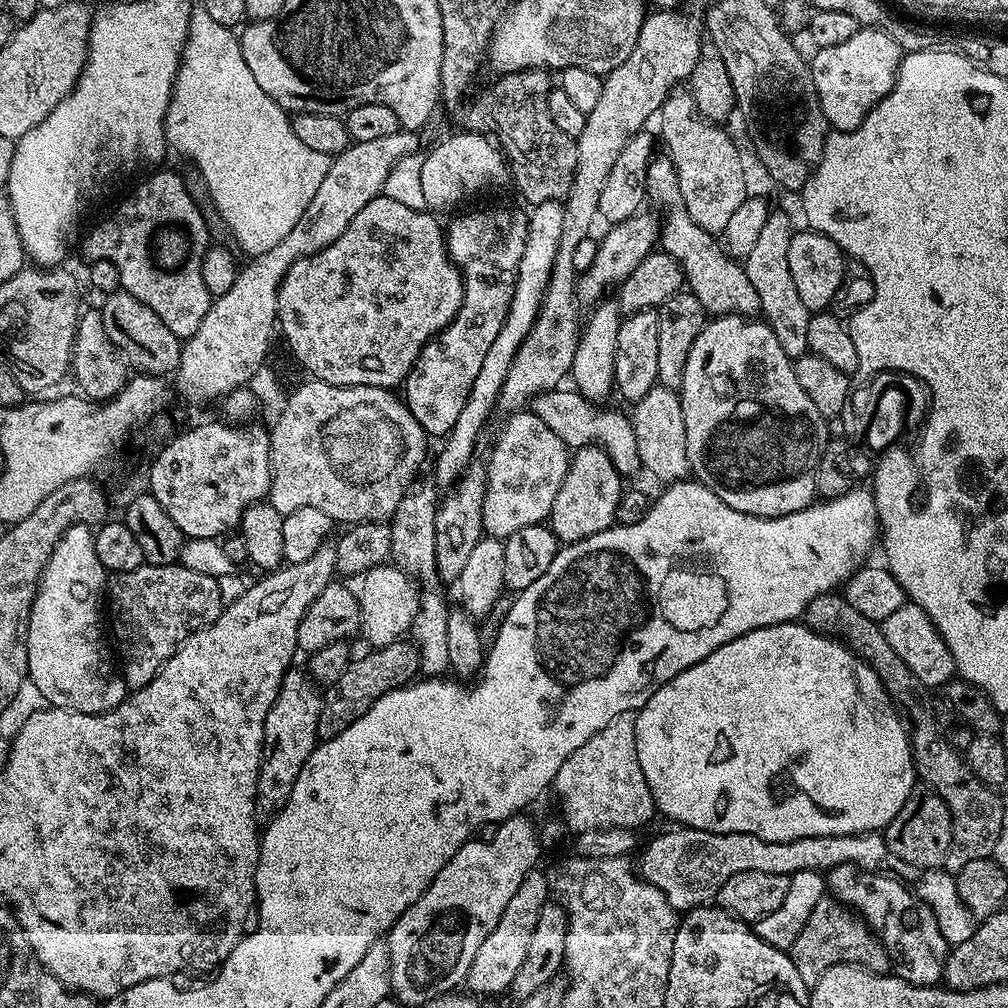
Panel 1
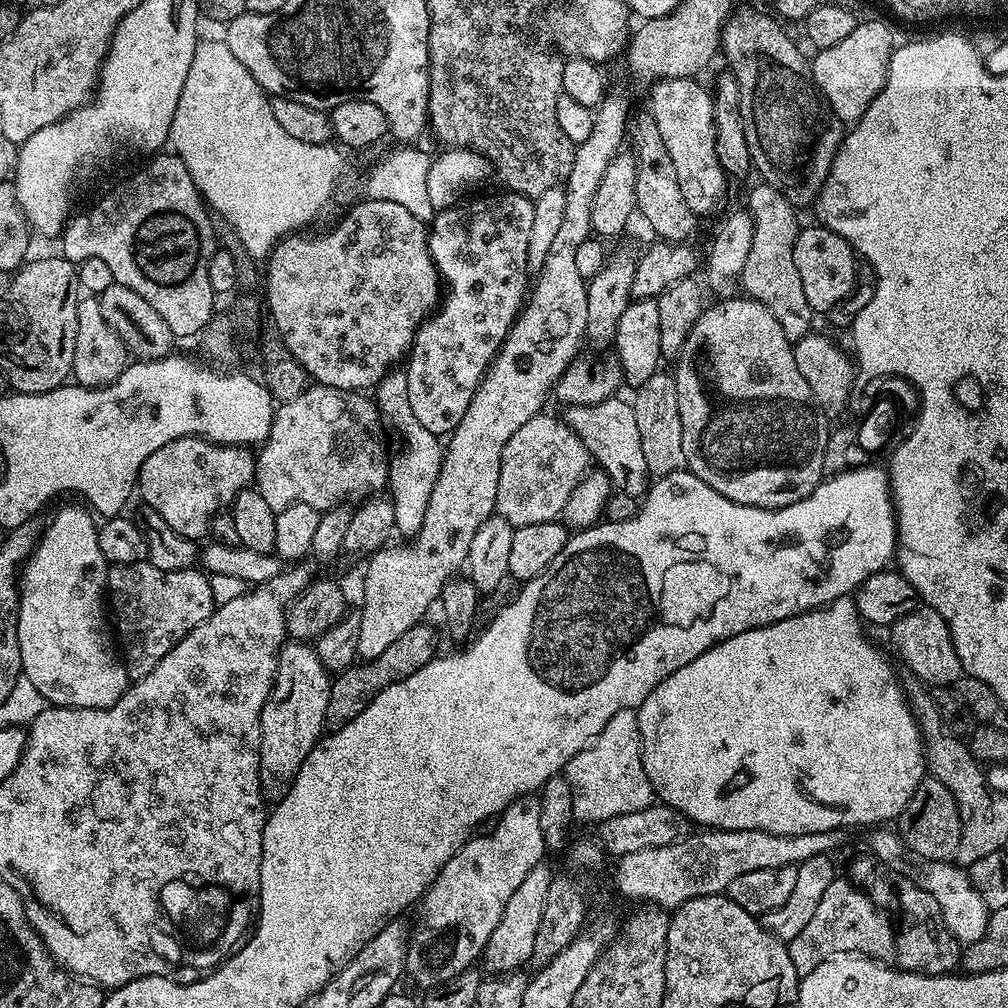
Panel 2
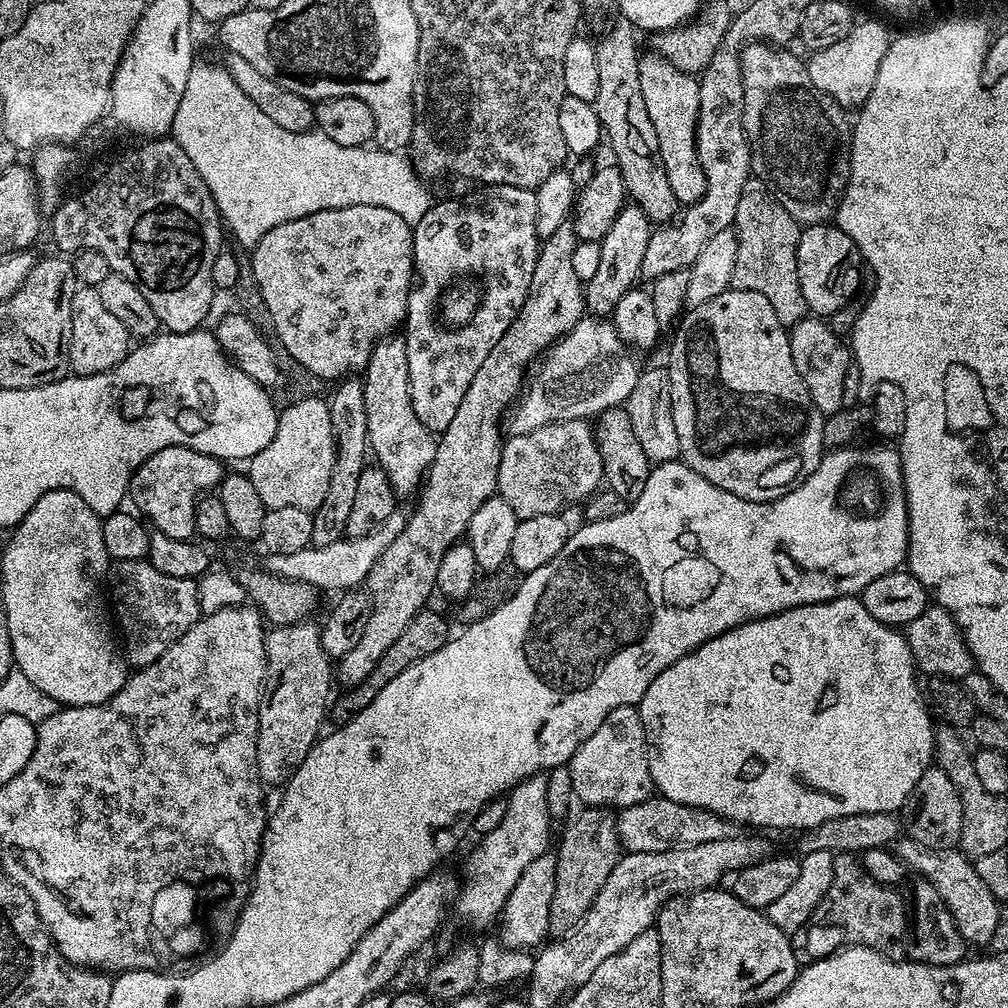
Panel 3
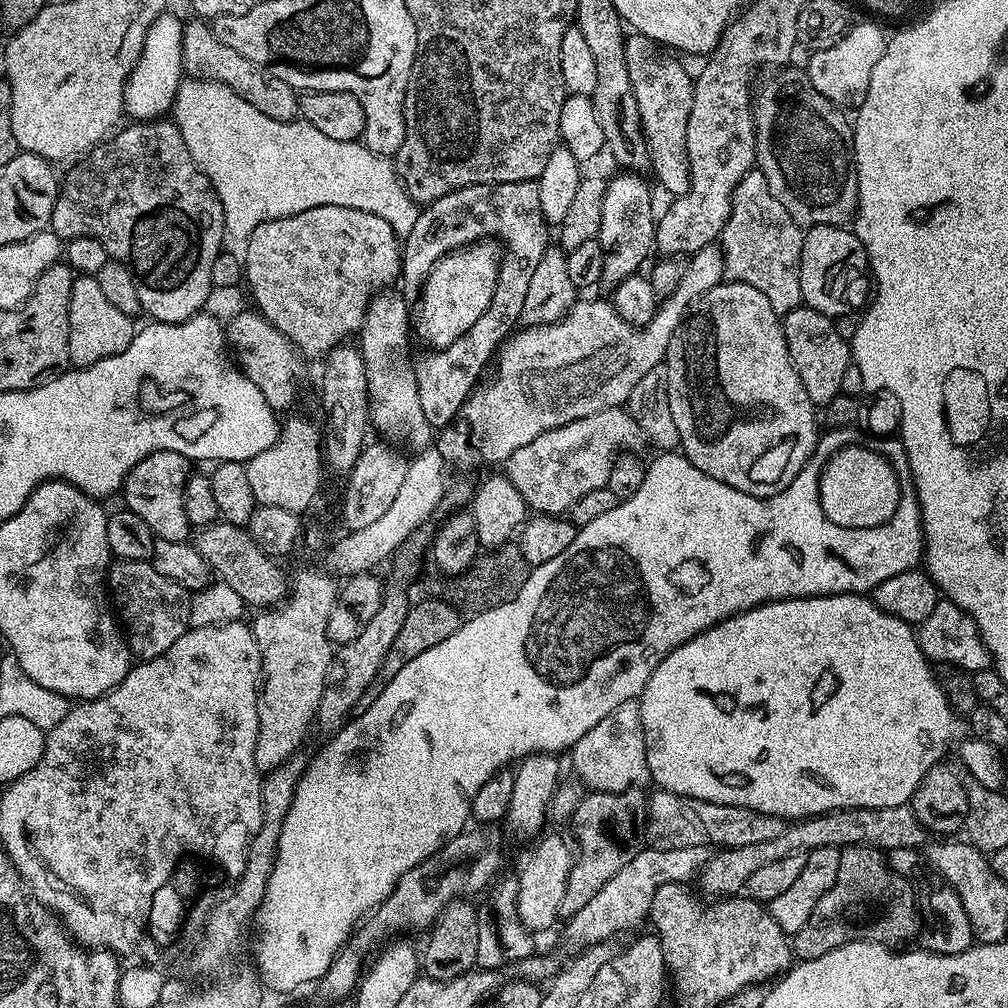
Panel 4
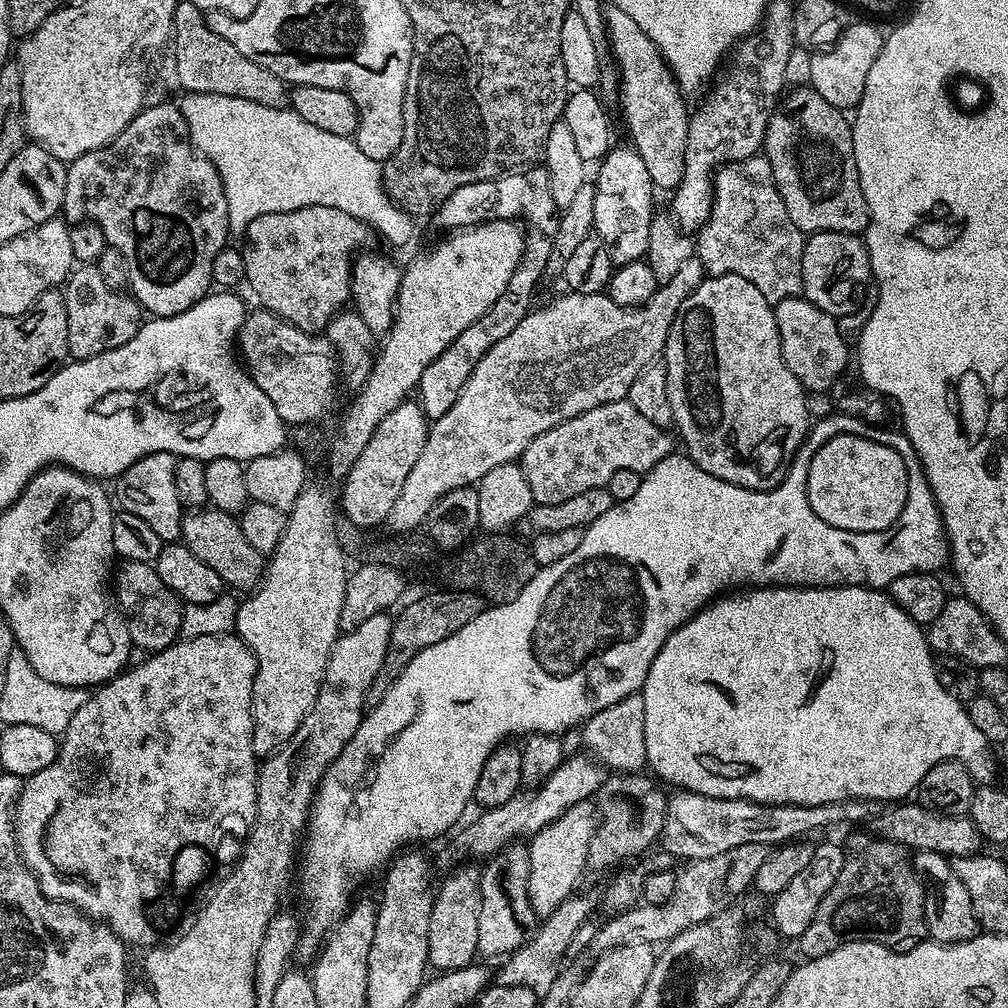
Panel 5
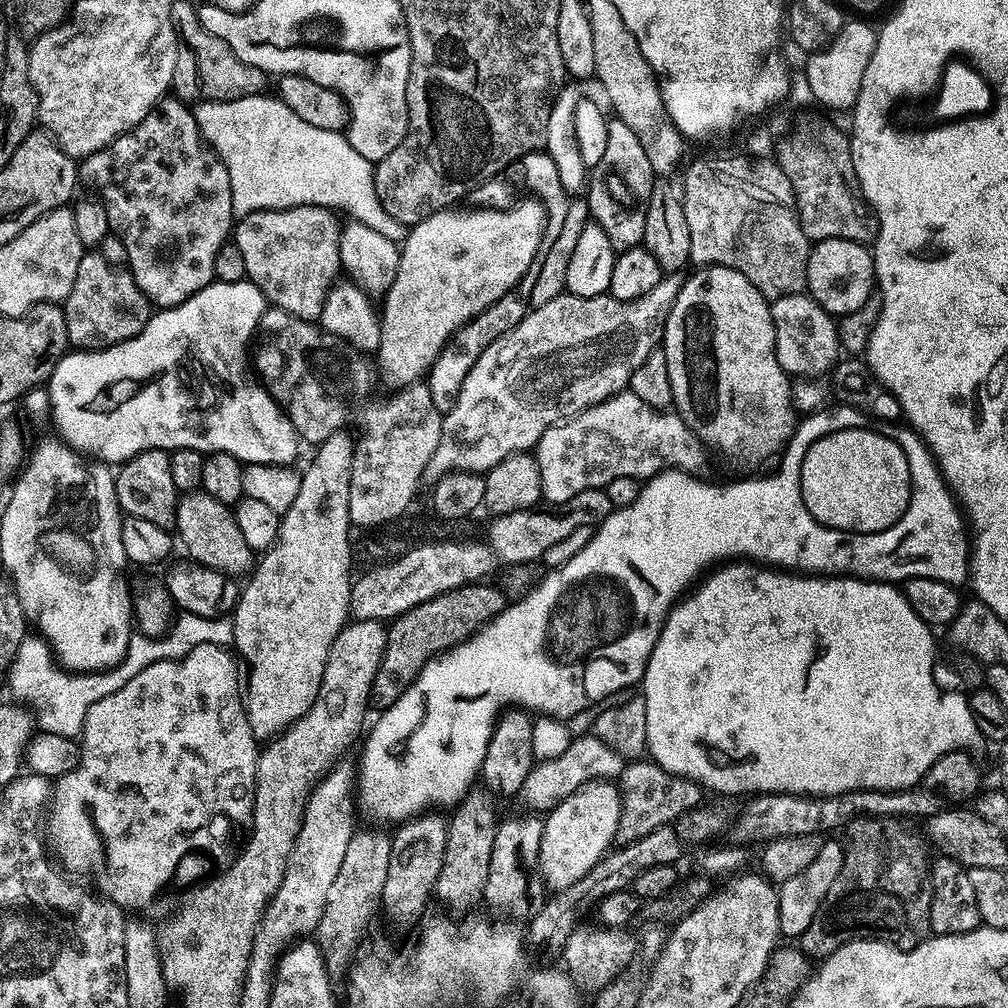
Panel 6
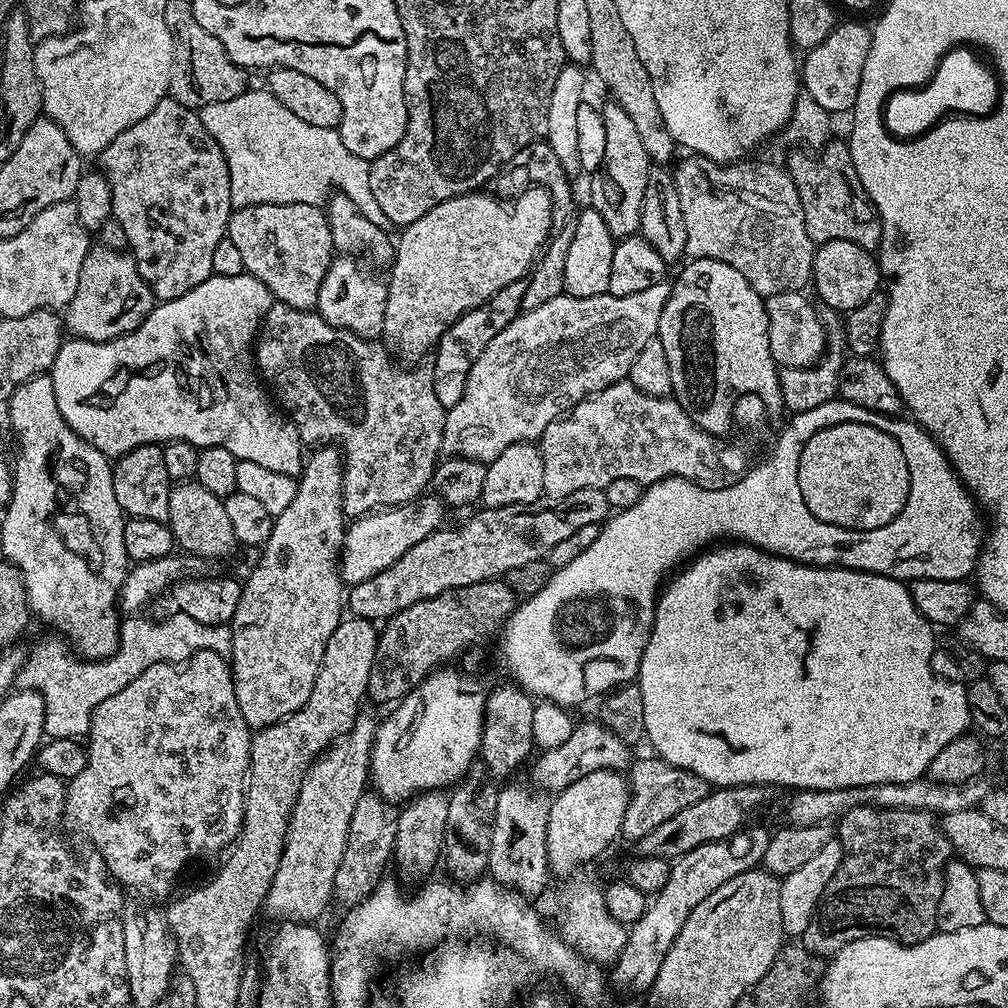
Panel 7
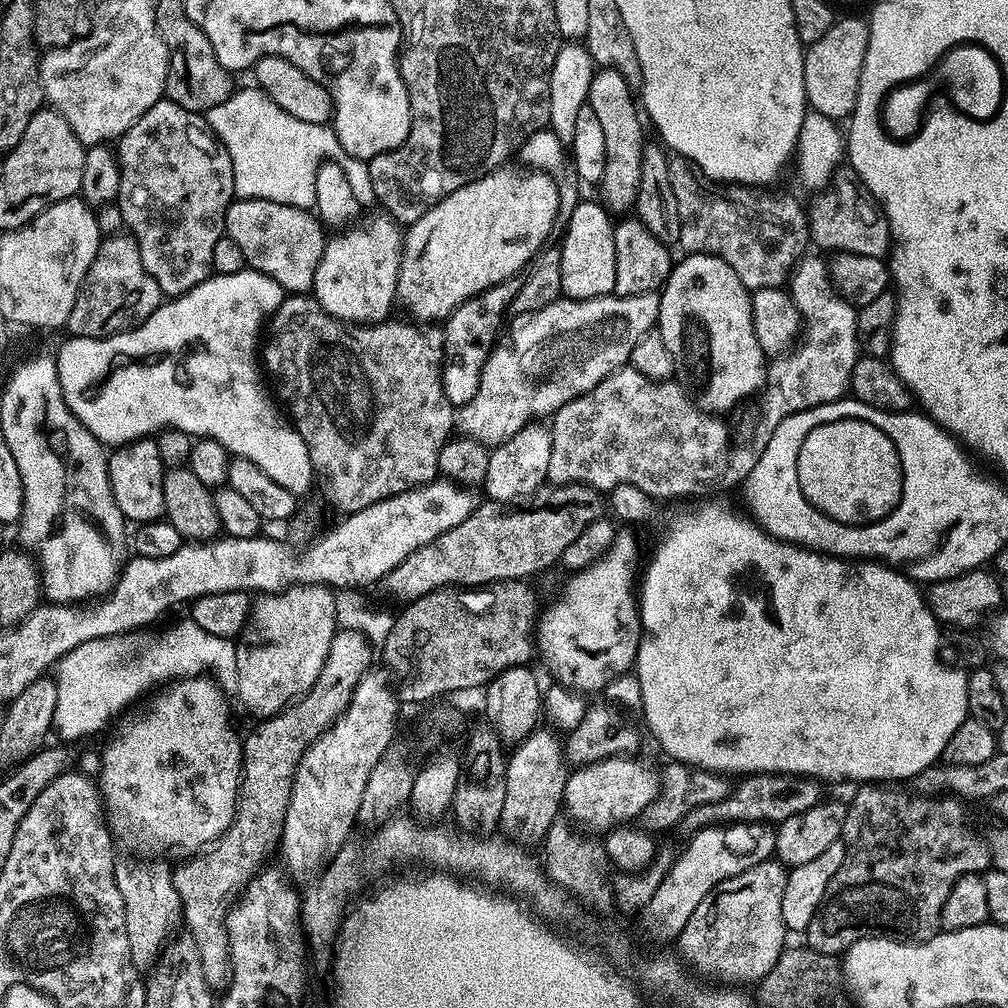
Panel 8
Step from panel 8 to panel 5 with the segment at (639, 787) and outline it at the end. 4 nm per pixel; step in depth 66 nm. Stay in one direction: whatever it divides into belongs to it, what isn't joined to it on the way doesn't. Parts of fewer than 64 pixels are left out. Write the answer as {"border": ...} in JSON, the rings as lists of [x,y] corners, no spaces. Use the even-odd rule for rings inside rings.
{"border":[[[583,800],[562,818],[550,822],[538,834],[534,834],[527,841],[528,853],[530,854],[530,902],[537,917],[543,918],[554,914],[566,898],[577,891],[576,883],[580,880],[580,875],[588,868],[588,851],[593,834],[596,833],[598,823],[598,808],[592,800]]]}

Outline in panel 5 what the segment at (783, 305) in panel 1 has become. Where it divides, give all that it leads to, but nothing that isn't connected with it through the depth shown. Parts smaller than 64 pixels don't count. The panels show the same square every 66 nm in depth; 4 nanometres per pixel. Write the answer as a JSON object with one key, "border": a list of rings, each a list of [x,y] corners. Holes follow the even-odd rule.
{"border":[[[757,154],[716,170],[712,181],[710,218],[694,236],[695,255],[708,276],[718,276],[725,272],[738,274],[746,278],[746,282],[758,286],[758,290],[762,290],[762,298],[766,298],[766,302],[774,306],[786,298],[794,298],[803,293],[802,254],[805,239],[805,233],[800,232],[798,226],[790,222],[790,214],[786,214],[786,206],[776,189],[774,174],[766,157]]]}

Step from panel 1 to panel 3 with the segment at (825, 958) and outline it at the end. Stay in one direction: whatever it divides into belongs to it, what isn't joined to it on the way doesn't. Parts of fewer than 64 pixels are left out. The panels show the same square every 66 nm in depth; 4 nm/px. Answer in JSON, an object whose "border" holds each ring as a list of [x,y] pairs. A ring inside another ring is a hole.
{"border":[[[837,852],[834,855],[834,882],[830,882],[830,890],[826,890],[822,902],[818,902],[818,910],[810,914],[806,926],[791,933],[790,939],[796,963],[803,966],[849,946],[887,949],[887,944],[900,939],[903,941],[909,928],[910,912],[905,897],[897,889],[879,884],[864,869],[857,853]]]}

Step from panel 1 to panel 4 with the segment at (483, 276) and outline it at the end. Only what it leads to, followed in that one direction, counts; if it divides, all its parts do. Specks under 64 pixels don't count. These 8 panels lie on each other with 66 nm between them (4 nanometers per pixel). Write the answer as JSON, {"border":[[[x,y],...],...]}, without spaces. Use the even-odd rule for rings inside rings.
{"border":[[[527,180],[455,188],[450,194],[427,205],[421,211],[418,222],[414,222],[414,230],[403,237],[403,271],[419,274],[427,274],[431,270],[434,258],[446,256],[469,244],[485,238],[499,238],[502,241],[502,271],[498,274],[494,298],[490,306],[486,306],[486,314],[482,314],[482,318],[478,318],[478,322],[474,322],[474,326],[470,326],[462,338],[450,342],[450,346],[445,348],[429,351],[429,356],[421,364],[415,365],[418,402],[422,402],[422,414],[426,414],[426,422],[433,430],[446,427],[455,416],[457,419],[463,413],[465,402],[485,375],[484,367],[493,363],[502,345],[517,331],[521,323],[522,305],[526,302],[530,287],[530,274],[538,267],[544,251],[550,247],[548,231],[550,225],[542,214],[538,183]]]}

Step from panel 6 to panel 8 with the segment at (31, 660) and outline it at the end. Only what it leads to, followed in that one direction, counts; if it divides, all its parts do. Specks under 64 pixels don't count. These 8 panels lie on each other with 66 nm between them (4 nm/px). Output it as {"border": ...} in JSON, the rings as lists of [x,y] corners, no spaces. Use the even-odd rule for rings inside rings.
{"border":[[[184,618],[161,632],[152,631],[156,630],[137,630],[122,636],[82,642],[82,646],[74,646],[70,654],[56,661],[54,679],[58,700],[54,705],[52,727],[55,735],[61,736],[61,741],[80,740],[102,731],[108,723],[113,723],[112,716],[120,711],[123,713],[123,708],[151,684],[158,686],[212,670],[211,675],[225,693],[235,693],[238,658],[232,640],[218,638],[218,634],[206,634],[206,630],[190,618]]]}

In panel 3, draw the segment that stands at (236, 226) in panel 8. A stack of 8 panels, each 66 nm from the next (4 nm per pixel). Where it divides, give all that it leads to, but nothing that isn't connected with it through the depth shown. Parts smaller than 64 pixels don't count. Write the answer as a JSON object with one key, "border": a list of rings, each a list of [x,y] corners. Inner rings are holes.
{"border":[[[386,206],[331,208],[282,222],[270,234],[262,234],[250,257],[262,299],[275,321],[278,344],[323,382],[363,373],[376,342],[395,333],[408,315],[408,294],[414,283],[412,228]]]}

